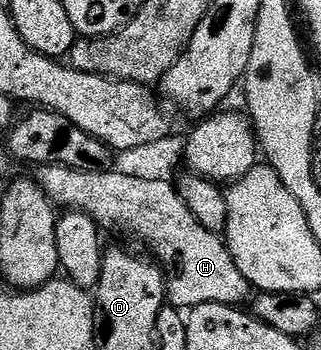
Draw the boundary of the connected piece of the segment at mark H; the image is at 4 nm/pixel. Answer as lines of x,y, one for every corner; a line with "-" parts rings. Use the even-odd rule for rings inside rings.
41,165
34,170
34,180
45,191
52,205
63,211
74,211
89,215
98,223
100,230
116,229
128,233
139,241
144,241
151,250
150,256
165,270
167,301
180,311
190,311
205,303
242,306
252,296
253,286
237,271
237,263
227,250
227,242
222,236
206,230
197,221
193,212
186,206
185,199
179,194
172,182
153,182
152,180
130,178
116,171
104,171
99,167
89,169
70,169
64,165

